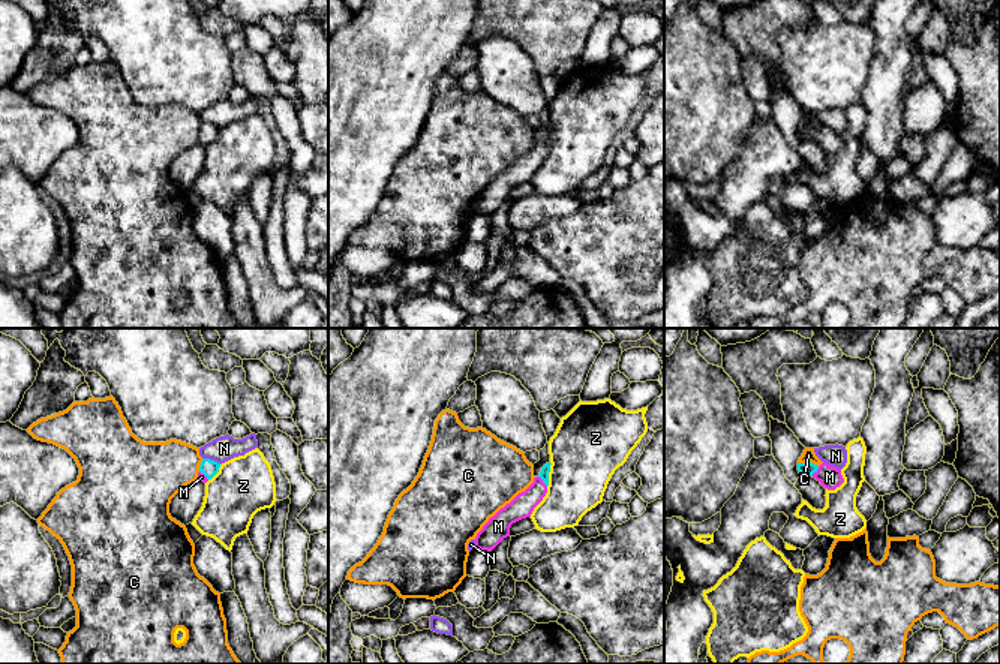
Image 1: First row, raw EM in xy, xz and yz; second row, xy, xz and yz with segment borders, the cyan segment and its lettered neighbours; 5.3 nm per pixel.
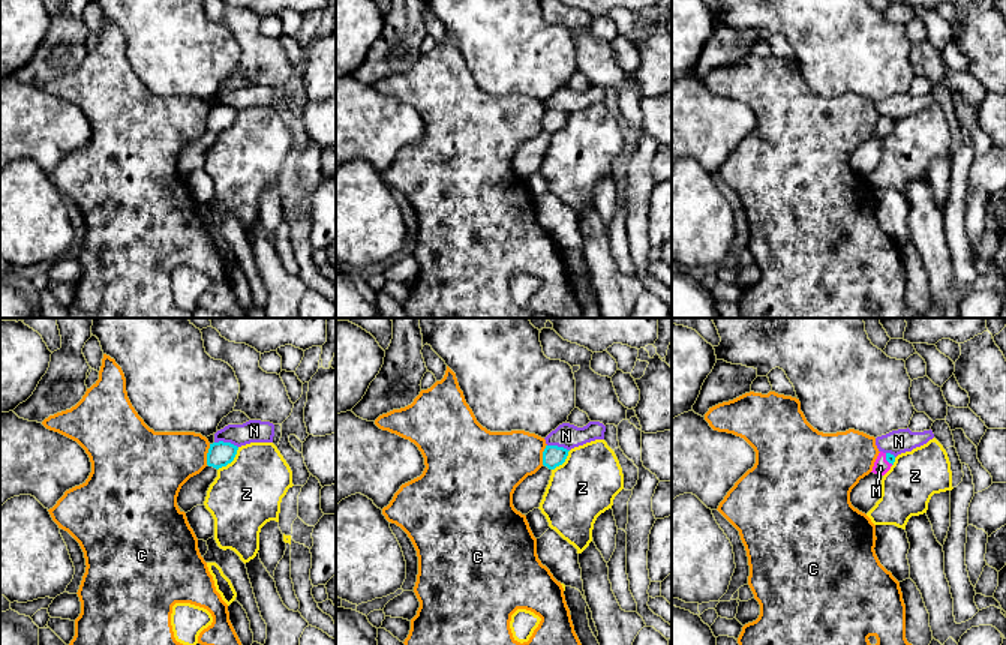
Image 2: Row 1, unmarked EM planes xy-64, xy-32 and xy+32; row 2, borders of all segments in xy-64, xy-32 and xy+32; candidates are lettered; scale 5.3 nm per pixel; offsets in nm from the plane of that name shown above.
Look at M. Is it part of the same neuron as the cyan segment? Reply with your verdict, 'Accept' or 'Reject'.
Accept

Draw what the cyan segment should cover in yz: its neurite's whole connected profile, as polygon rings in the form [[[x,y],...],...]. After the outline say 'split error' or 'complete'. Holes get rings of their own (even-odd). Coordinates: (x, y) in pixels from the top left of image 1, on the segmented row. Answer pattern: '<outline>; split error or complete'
[[[811,462],[798,463],[798,471],[801,475],[811,475],[828,490],[835,490],[844,483],[841,471],[825,462],[820,466]]]; split error

